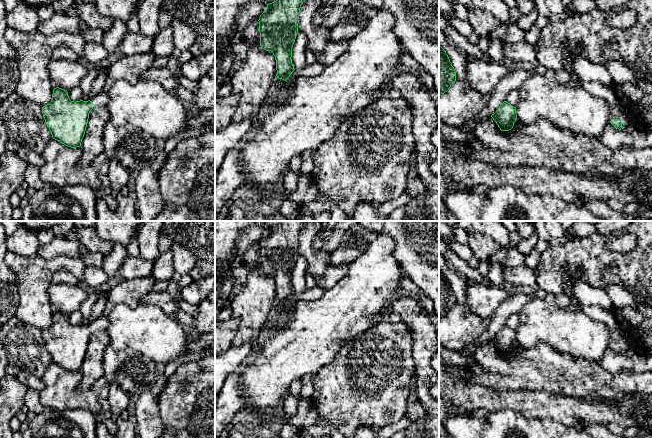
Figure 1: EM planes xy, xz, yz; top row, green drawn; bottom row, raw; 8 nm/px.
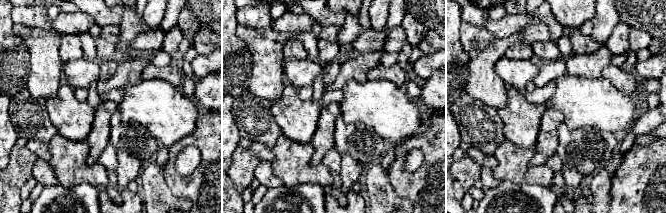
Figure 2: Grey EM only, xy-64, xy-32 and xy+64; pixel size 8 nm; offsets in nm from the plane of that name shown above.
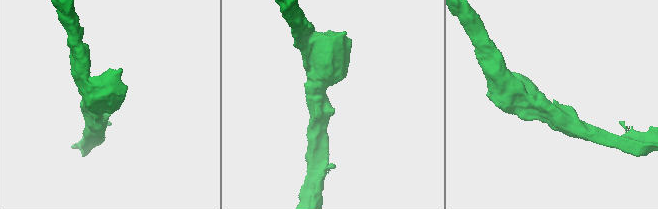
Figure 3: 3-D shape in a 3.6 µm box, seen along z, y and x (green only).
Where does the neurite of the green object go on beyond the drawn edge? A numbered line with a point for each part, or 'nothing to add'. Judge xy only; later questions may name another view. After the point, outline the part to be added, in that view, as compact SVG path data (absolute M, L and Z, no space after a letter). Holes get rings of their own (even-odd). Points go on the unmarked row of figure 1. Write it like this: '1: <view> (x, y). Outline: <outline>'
1: xy (101, 323). Outline: M102 315L96 319L92 326L94 329L105 330L108 327L108 319L105 317L105 315Z

